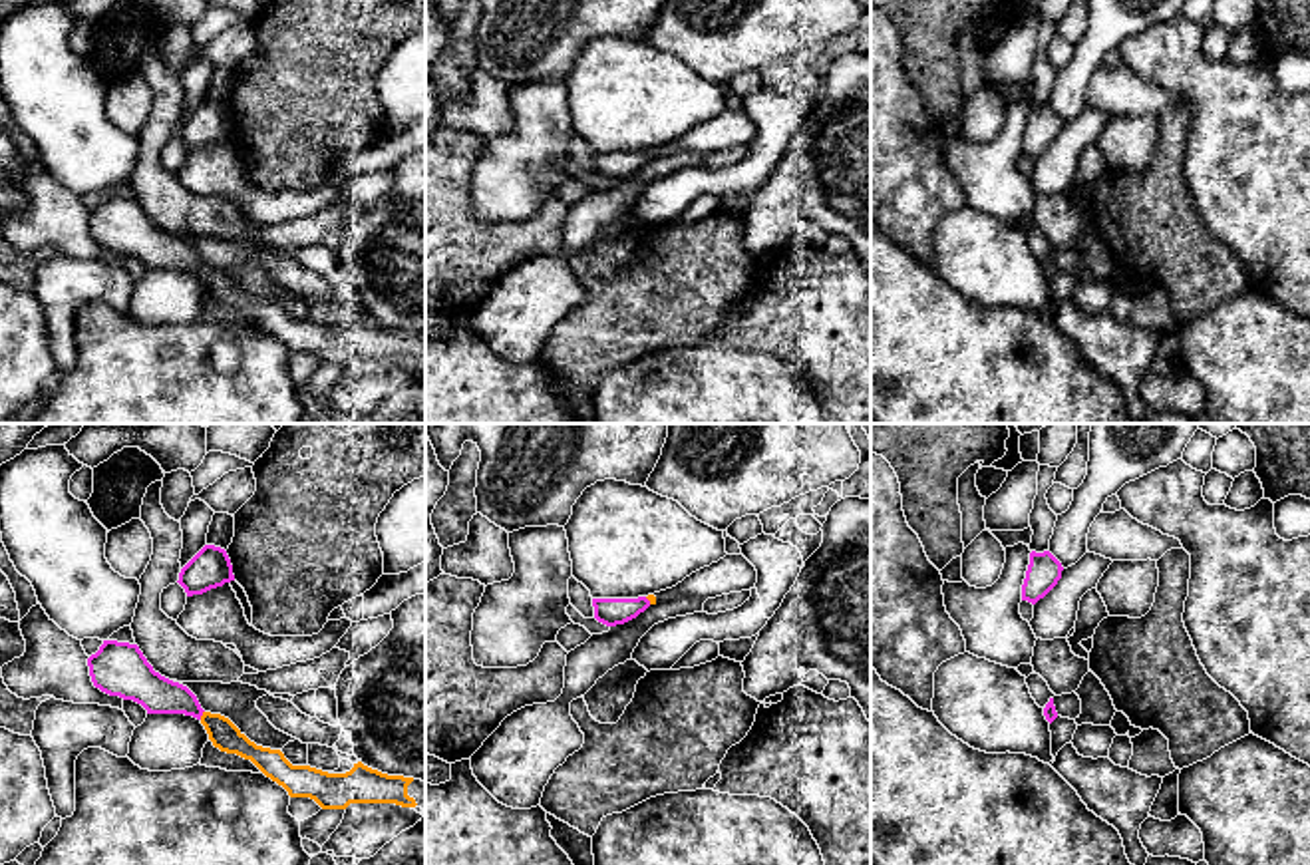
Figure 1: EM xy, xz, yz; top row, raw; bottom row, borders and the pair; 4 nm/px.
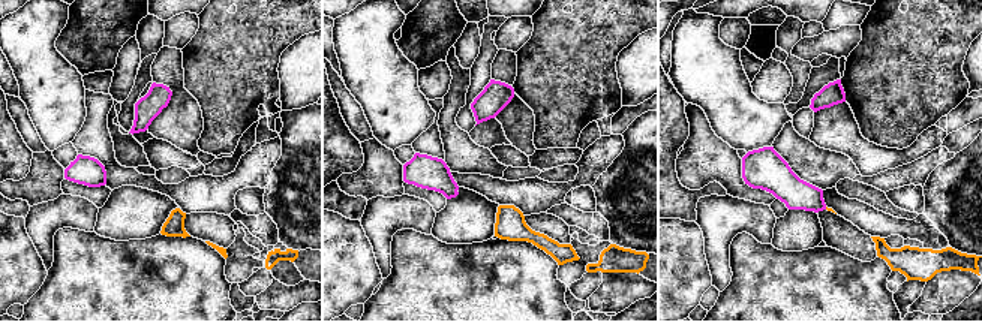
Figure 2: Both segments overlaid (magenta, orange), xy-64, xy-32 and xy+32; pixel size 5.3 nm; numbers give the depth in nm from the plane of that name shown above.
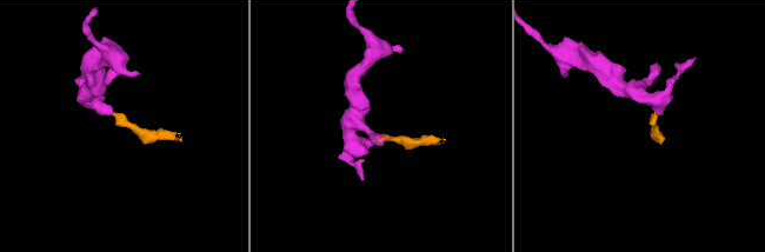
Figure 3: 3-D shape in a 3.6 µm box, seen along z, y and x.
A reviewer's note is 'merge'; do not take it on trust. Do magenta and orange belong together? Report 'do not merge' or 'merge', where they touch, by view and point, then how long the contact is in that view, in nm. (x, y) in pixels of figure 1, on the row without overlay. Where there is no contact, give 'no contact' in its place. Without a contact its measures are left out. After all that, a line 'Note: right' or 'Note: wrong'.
merge; meets magenta in xy at (201, 269); contact 40 nm long
Note: right

